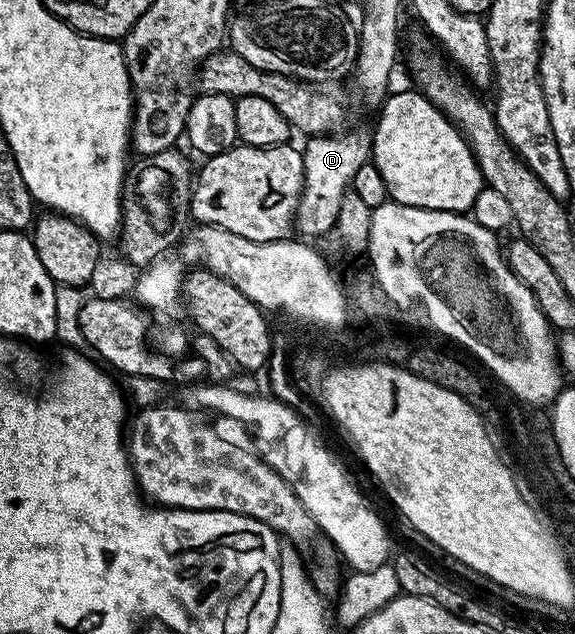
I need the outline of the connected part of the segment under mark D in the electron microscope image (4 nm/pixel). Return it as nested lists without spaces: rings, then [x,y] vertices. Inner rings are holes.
[[[344,130],[338,134],[313,136],[306,141],[307,148],[302,149],[303,193],[299,195],[299,211],[295,213],[295,228],[300,237],[323,236],[336,227],[342,196],[349,190],[353,174],[371,160],[371,137],[370,131]]]

